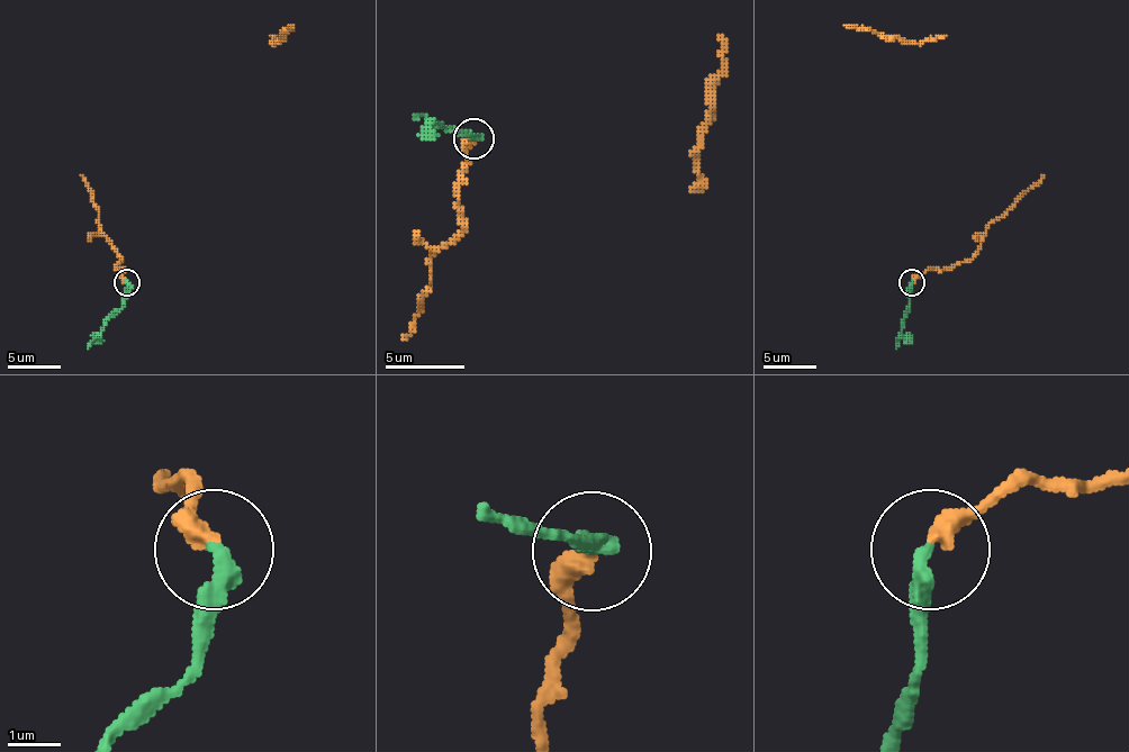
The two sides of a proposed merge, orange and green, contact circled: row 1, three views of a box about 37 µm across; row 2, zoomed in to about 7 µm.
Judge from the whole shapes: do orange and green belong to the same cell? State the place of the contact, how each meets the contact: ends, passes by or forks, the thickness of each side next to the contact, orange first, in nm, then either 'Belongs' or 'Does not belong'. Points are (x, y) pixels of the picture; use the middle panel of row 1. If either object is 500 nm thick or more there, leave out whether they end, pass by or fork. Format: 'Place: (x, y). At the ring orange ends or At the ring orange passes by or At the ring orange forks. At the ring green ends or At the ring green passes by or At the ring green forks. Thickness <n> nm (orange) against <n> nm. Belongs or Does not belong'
Place: (473, 138). At the ring orange ends. At the ring green ends. Thickness 380 nm (orange) against 320 nm. Does not belong

